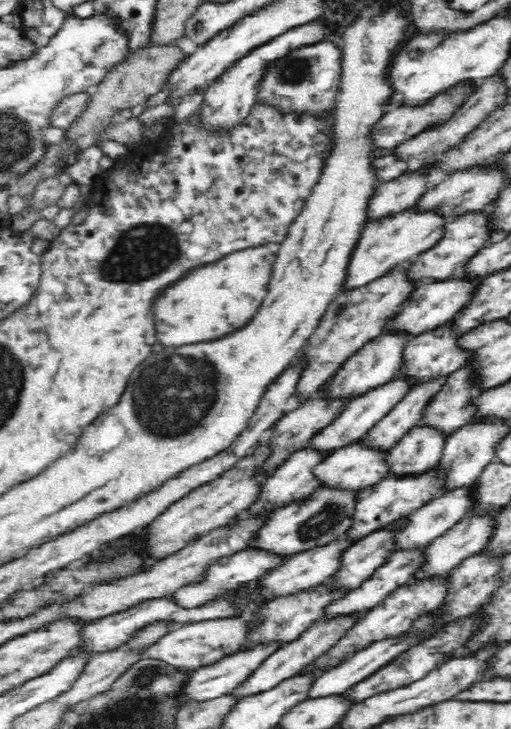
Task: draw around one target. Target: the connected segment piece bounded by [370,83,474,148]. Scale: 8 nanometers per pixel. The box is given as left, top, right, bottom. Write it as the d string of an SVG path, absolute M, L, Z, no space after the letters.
M465 83L452 88L450 91L439 95L436 99L426 102L426 104L422 104L422 106L389 108L387 112L384 112L384 116L373 126L370 136L371 144L377 148L392 148L413 134L418 134L418 132L422 132L422 130L426 130L426 128L430 128L430 126L436 126L436 124L448 120L450 114L452 114L451 112L464 99L468 98L468 94L470 94L472 90L474 90L474 86Z

